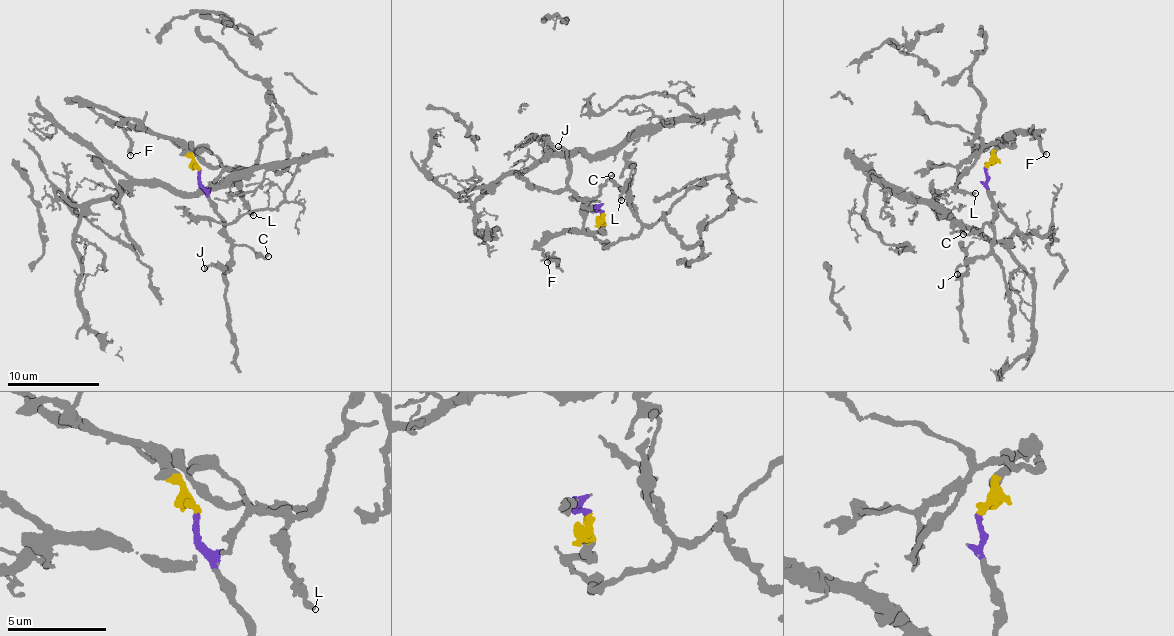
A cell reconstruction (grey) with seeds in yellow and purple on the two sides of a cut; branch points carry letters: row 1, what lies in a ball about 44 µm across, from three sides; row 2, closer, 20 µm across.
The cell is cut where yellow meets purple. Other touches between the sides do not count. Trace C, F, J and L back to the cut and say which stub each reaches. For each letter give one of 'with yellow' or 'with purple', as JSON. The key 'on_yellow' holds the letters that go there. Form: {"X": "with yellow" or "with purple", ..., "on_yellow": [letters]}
{"C": "with purple", "F": "with yellow", "J": "with purple", "L": "with yellow", "on_yellow": ["F", "L"]}

